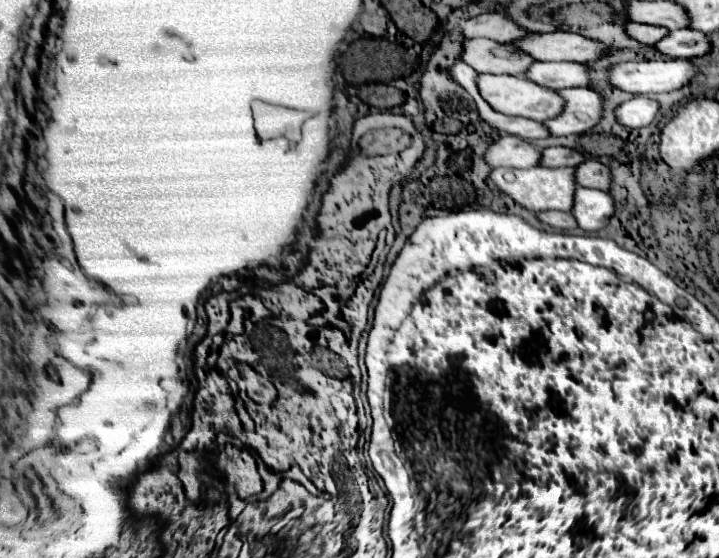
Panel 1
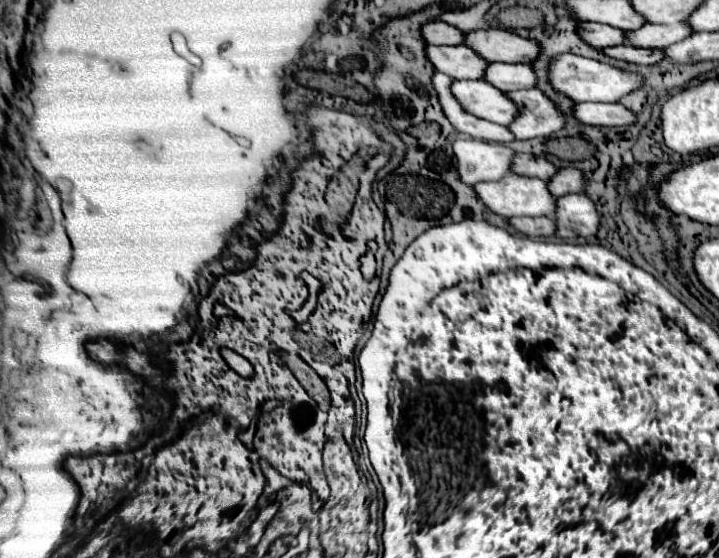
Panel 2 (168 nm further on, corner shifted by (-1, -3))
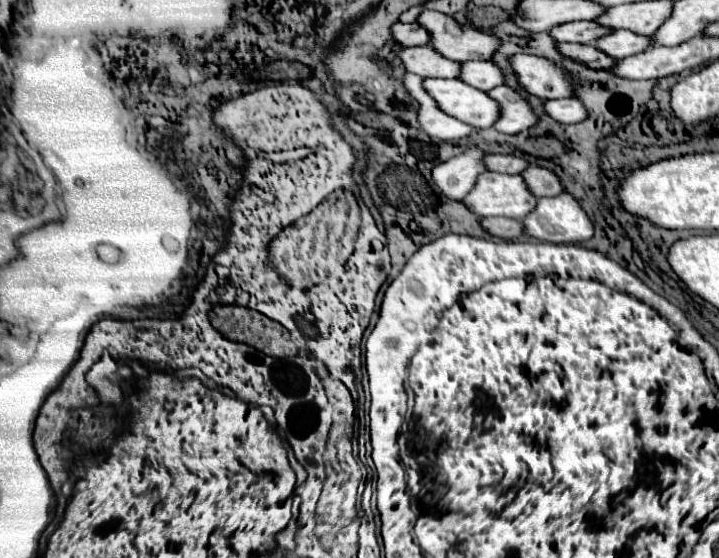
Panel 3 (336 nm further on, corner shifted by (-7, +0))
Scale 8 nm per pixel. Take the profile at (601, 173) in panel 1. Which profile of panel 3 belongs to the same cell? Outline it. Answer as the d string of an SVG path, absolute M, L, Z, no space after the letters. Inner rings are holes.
M531 166L527 172L523 172L523 178L525 178L529 190L537 198L541 198L541 196L557 196L557 194L565 192L561 178L557 178L557 174L547 170L547 168Z

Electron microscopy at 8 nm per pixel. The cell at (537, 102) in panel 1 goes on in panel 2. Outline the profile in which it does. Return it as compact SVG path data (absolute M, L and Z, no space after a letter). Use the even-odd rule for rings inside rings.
M453 81L451 93L467 113L479 119L509 125L509 121L517 117L517 107L505 97L505 93L493 89L485 81Z

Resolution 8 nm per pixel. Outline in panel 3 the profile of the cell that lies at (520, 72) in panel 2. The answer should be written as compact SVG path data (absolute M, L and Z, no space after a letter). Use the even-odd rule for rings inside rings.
M487 60L487 62L463 62L461 64L461 80L487 92L487 90L493 90L495 86L505 84L505 74L491 60Z

